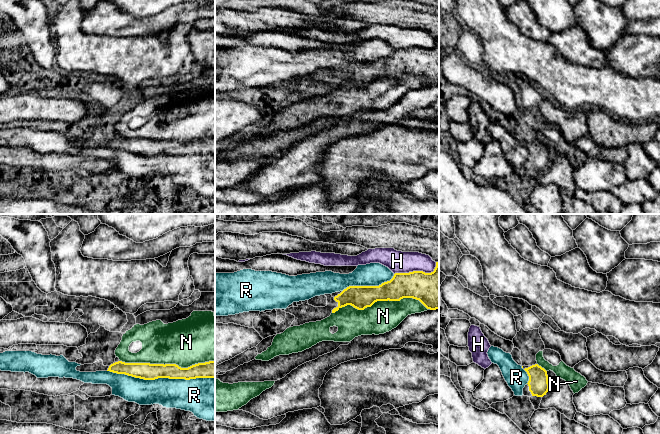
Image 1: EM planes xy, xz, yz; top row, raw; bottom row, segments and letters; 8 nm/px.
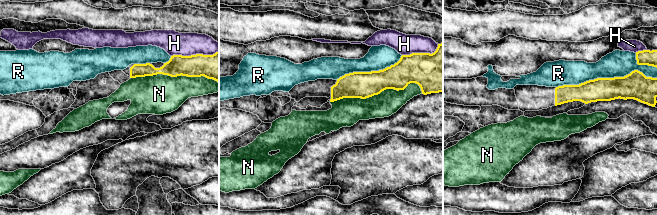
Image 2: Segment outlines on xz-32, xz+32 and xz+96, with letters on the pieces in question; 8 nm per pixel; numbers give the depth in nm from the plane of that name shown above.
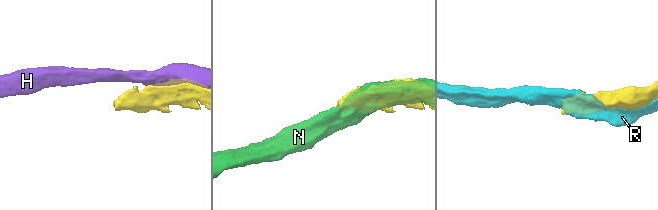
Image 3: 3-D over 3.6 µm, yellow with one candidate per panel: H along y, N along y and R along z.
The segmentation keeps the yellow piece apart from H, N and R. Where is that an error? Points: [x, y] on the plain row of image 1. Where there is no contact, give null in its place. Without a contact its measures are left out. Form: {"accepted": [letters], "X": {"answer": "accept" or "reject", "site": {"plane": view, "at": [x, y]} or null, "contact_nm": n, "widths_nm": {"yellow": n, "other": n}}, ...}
{"accepted": [], "H": {"answer": "reject", "site": {"plane": "xz", "at": [417, 47]}, "contact_nm": 360, "widths_nm": {"yellow": 300, "other": 180}}, "N": {"answer": "reject", "site": {"plane": "xz", "at": [381, 76]}, "contact_nm": 800, "widths_nm": {"yellow": 200, "other": 260}}, "R": {"answer": "reject", "site": {"plane": "xy", "at": [161, 153]}, "contact_nm": 850, "widths_nm": {"yellow": 140, "other": 240}}}

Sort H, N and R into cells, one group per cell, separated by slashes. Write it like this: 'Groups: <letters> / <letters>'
Groups: H / N / R

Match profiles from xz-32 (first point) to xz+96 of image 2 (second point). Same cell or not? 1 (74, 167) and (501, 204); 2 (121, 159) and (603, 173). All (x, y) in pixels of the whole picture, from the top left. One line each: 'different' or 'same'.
1: different
2: same

